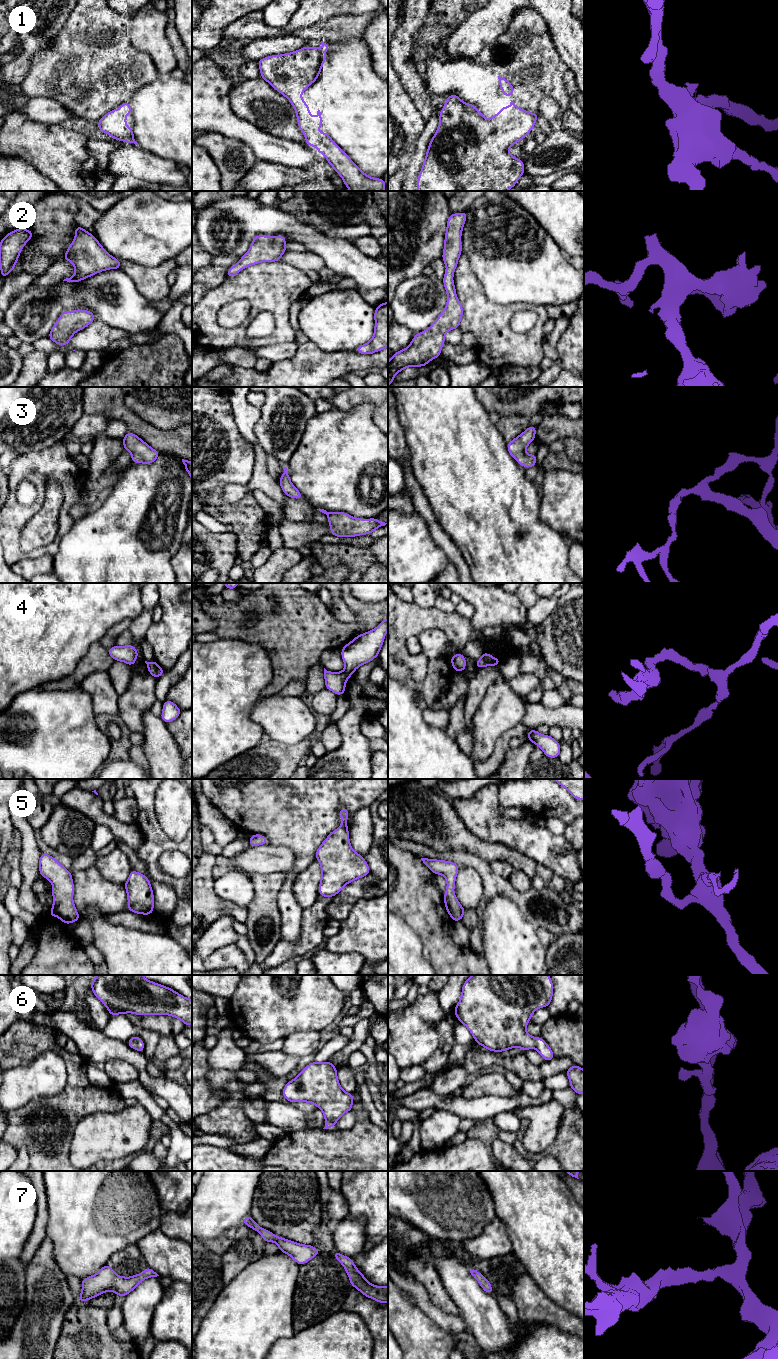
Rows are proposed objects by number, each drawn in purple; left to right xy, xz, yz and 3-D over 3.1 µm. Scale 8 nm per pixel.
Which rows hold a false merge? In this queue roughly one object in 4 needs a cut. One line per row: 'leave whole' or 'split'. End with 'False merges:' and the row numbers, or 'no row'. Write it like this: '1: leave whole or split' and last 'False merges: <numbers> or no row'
1: leave whole
2: leave whole
3: leave whole
4: split
5: leave whole
6: leave whole
7: leave whole
False merges: 4

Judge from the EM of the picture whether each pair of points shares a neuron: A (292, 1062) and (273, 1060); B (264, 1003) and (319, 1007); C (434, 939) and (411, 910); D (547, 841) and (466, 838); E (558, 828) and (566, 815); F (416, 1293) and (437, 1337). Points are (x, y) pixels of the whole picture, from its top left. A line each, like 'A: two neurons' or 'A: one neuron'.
A: one neuron
B: one neuron
C: one neuron
D: two neurons
E: two neurons
F: two neurons

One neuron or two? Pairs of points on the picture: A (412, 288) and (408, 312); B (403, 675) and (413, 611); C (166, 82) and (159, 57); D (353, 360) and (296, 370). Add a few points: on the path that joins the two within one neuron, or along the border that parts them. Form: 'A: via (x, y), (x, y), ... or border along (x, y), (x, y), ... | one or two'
A: via (412, 294), (412, 306) | one
B: border along (408, 668), (410, 672) | two
C: border along (169, 73), (160, 75) | two
D: via (339, 364), (326, 367), (310, 367) | one

